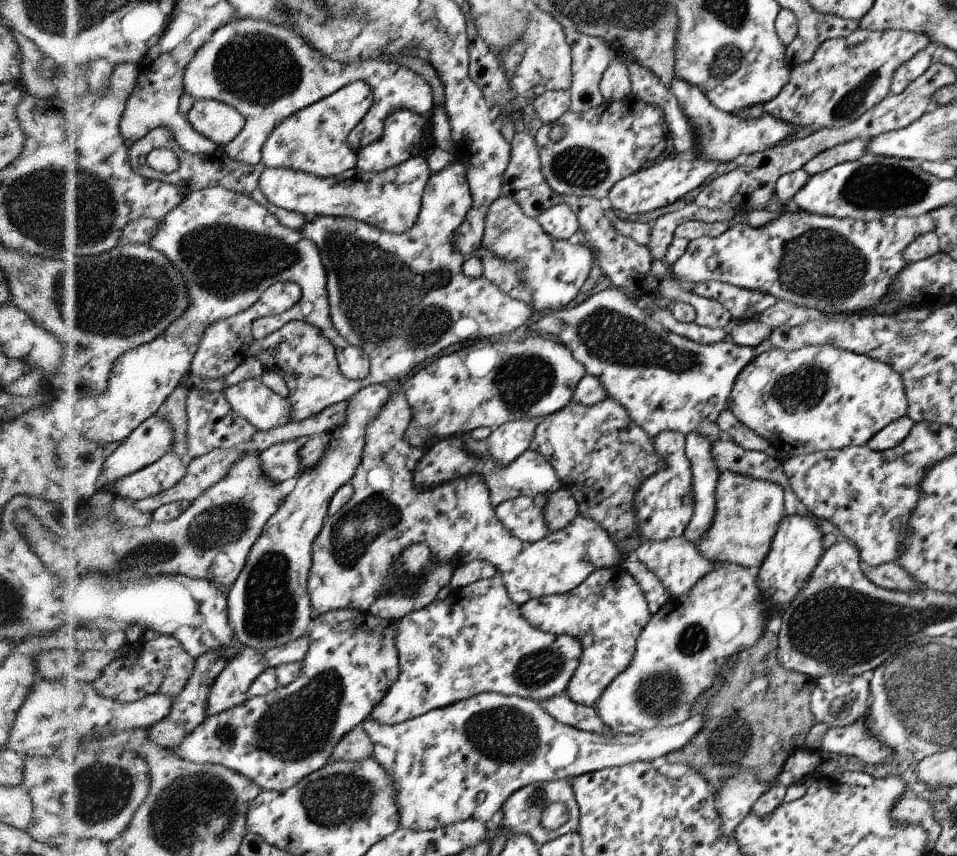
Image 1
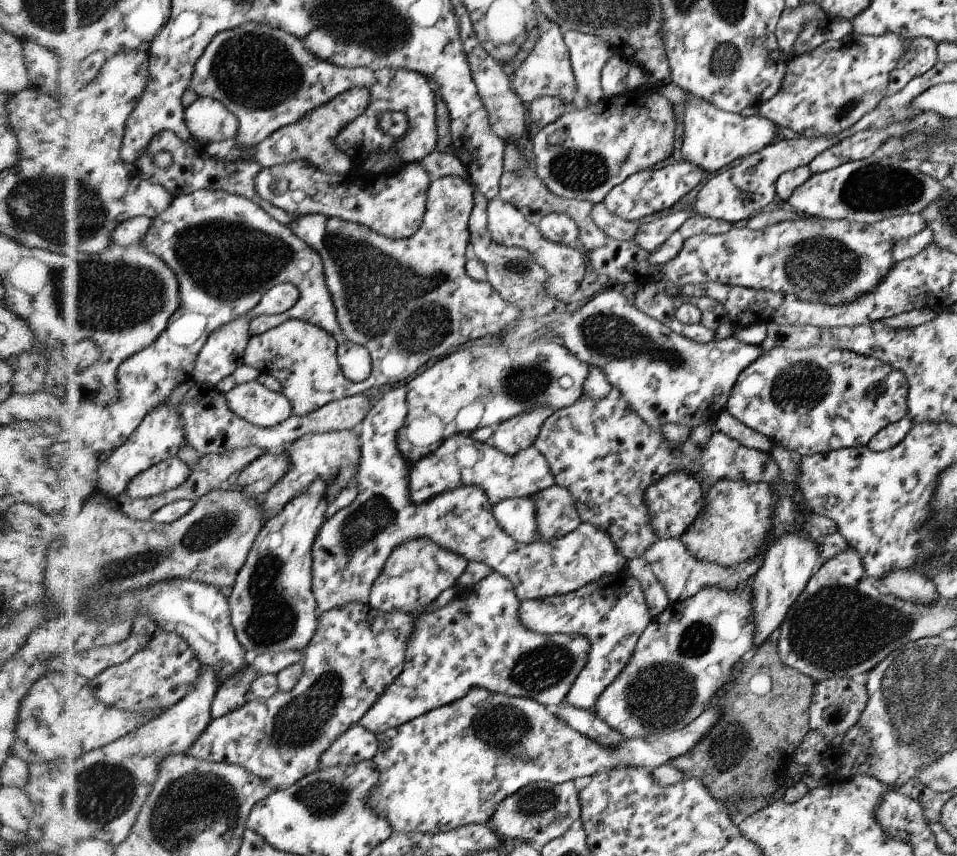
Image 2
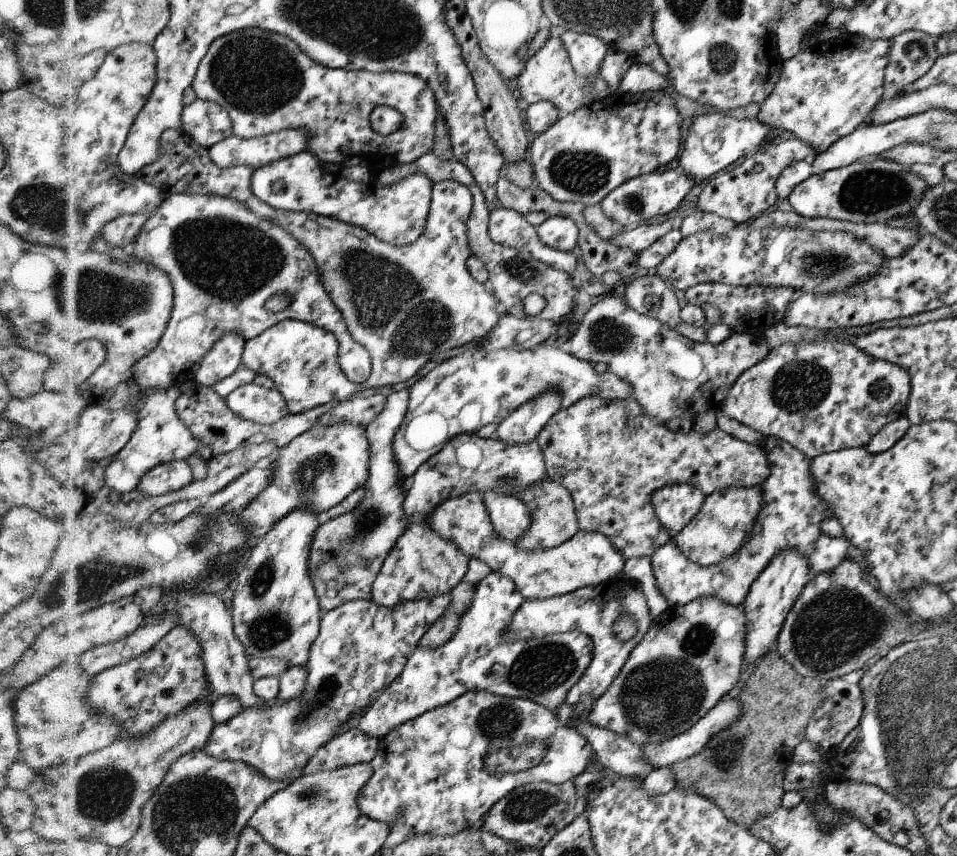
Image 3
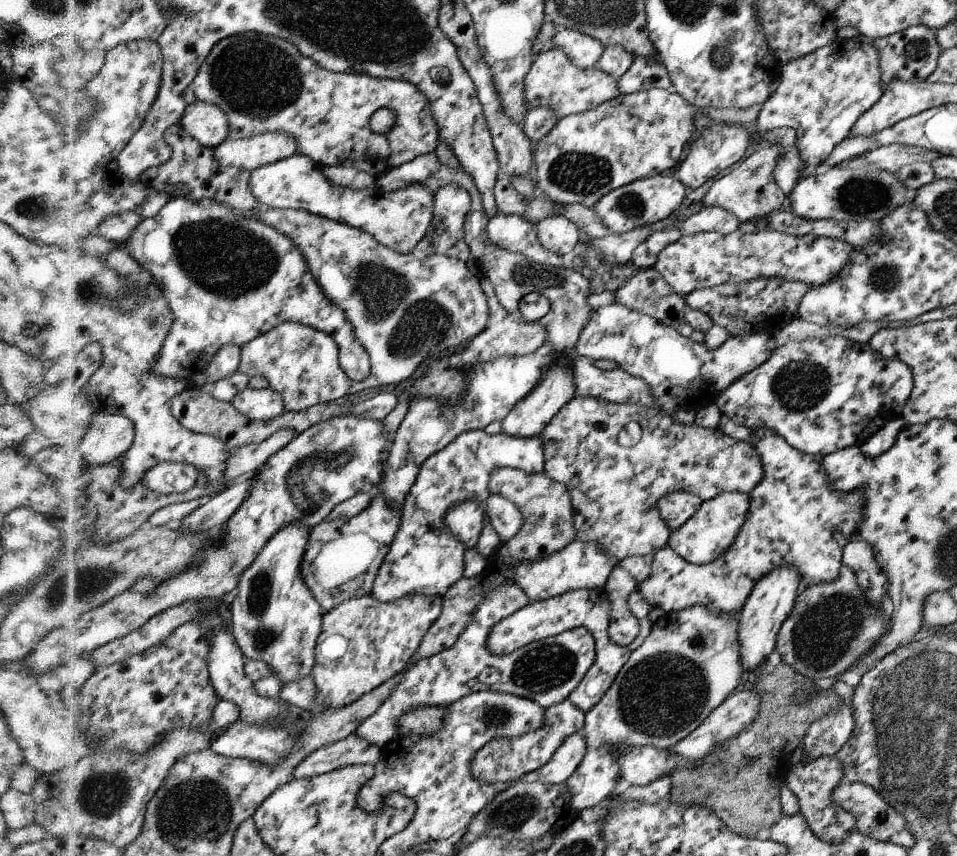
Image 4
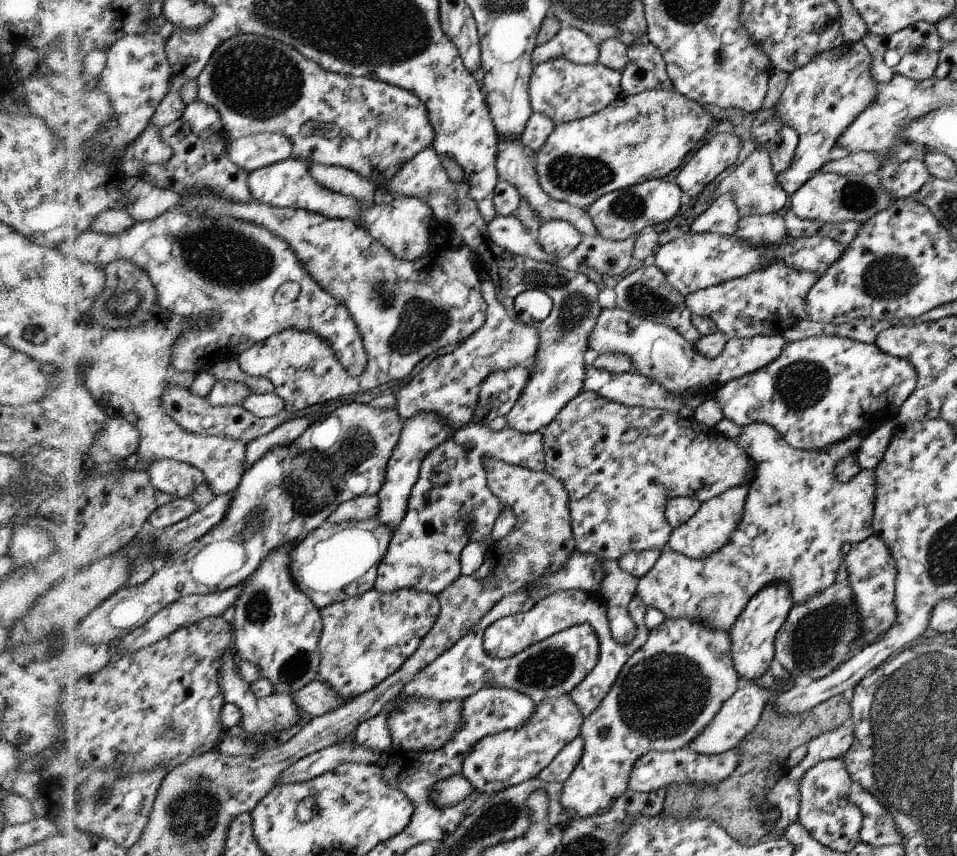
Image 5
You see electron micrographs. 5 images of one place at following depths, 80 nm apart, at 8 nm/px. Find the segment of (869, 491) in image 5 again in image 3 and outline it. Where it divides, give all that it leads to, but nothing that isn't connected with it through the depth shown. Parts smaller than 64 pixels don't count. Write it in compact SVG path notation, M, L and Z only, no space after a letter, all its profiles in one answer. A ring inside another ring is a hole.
M771 436L765 437L762 448L772 468L768 479L761 485L764 508L753 525L748 541L733 558L726 558L725 562L715 565L698 566L689 562L671 539L649 556L655 586L663 594L667 607L684 606L699 596L717 596L721 602L739 606L747 598L752 583L783 550L801 550L801 554L807 555L812 576L831 572L847 557L850 545L847 539L831 538L819 530L823 520L832 518L832 512L825 502L821 502L821 498L817 498L809 471L810 459L787 442Z

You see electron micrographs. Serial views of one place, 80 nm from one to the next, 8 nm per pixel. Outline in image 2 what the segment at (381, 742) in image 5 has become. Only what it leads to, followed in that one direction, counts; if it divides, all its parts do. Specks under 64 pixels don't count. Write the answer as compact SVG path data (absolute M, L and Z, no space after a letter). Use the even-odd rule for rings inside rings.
M493 571L476 585L455 593L451 602L447 602L445 606L422 611L417 616L413 632L407 640L403 672L358 724L371 733L396 728L433 709L465 697L471 689L534 699L544 707L560 704L567 697L577 674L585 667L589 644L579 634L549 635L527 630L520 622L519 605L509 580Z

